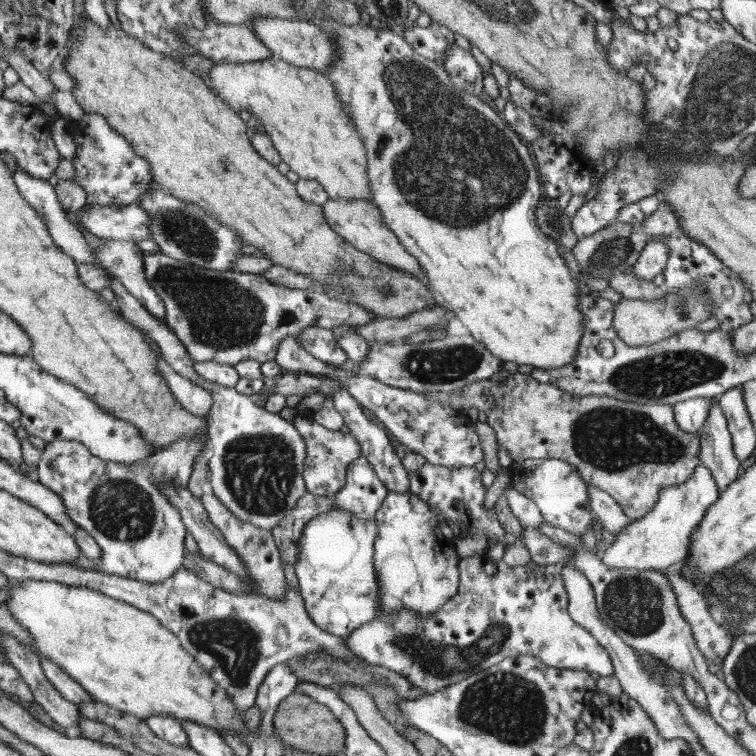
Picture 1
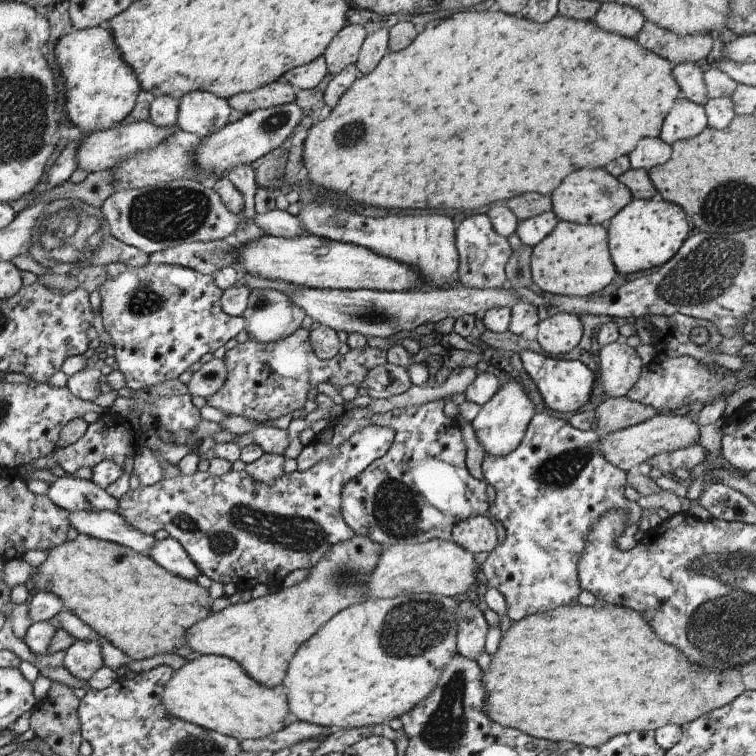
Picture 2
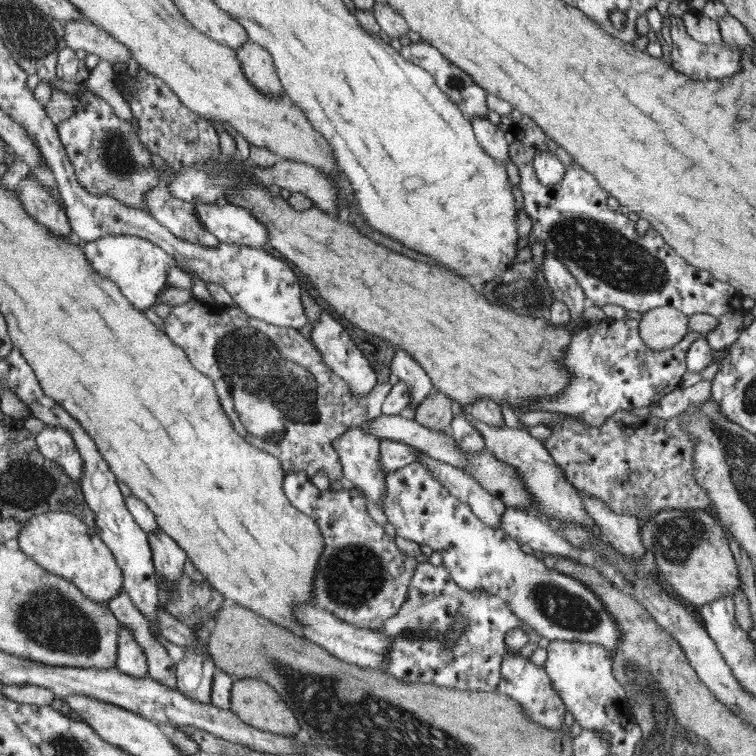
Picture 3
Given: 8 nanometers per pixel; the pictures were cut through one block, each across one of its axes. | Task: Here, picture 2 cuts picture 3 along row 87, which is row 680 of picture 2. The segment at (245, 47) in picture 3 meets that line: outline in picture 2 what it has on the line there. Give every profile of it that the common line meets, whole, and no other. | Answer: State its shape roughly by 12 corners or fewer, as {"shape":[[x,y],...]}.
{"shape":[[333,545],[299,583],[193,624],[185,645],[276,687],[366,601],[380,545]]}

